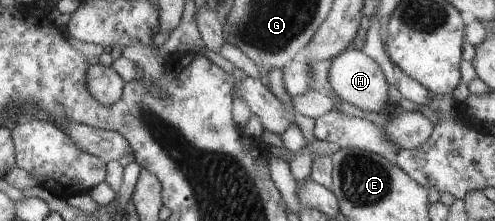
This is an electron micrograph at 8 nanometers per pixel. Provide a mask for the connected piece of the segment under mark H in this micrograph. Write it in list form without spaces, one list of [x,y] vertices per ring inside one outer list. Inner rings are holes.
[[[346,49],[335,58],[331,59],[330,63],[330,92],[336,93],[342,101],[346,101],[354,107],[358,107],[363,111],[389,112],[393,107],[390,101],[388,81],[384,79],[382,69],[378,67],[378,63],[370,57],[366,57],[362,50],[354,51]]]

